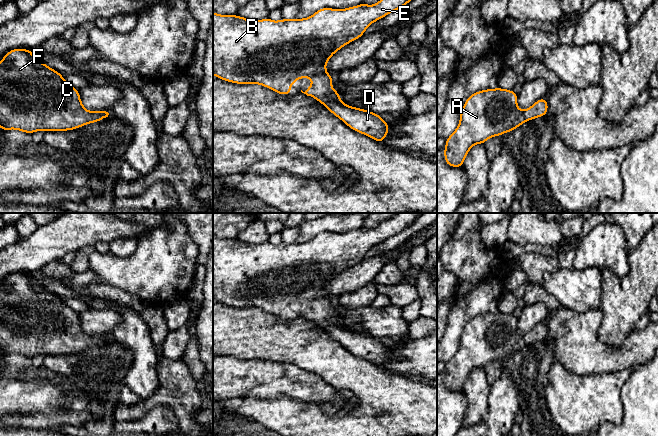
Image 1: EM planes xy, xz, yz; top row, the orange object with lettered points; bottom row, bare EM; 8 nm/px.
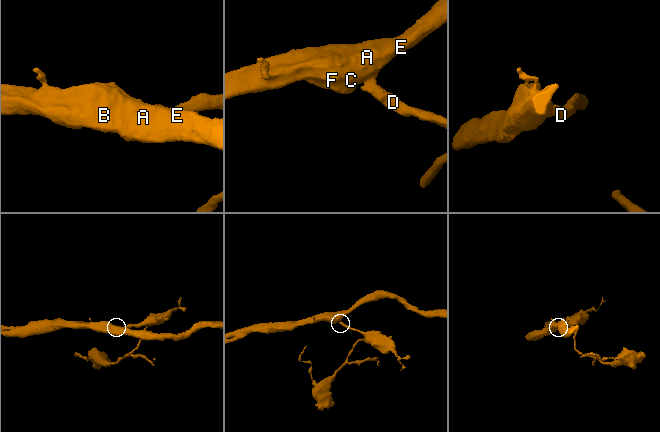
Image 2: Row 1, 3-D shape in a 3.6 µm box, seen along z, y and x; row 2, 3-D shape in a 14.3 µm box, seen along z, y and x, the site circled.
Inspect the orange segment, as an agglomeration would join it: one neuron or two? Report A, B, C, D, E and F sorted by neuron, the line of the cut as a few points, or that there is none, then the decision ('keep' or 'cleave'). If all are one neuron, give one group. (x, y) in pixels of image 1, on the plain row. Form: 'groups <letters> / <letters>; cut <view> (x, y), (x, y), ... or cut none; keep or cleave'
groups A B C D E F; cut none; keep

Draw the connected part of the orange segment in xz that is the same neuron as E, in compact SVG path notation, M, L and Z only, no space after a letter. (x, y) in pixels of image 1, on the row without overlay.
M395 213L390 219L383 221L374 229L361 227L357 230L345 233L324 231L316 235L310 241L303 243L283 242L279 245L273 245L268 241L254 245L239 239L221 239L213 236L213 299L223 305L234 308L259 308L275 315L279 319L290 319L291 308L296 307L298 303L311 302L312 308L305 316L301 314L302 317L319 325L353 355L382 367L389 357L389 348L383 345L379 338L343 327L340 324L339 316L332 312L333 300L327 297L326 287L331 283L332 279L342 271L362 261L366 253L372 247L404 231L412 225L421 214L422 213Z

